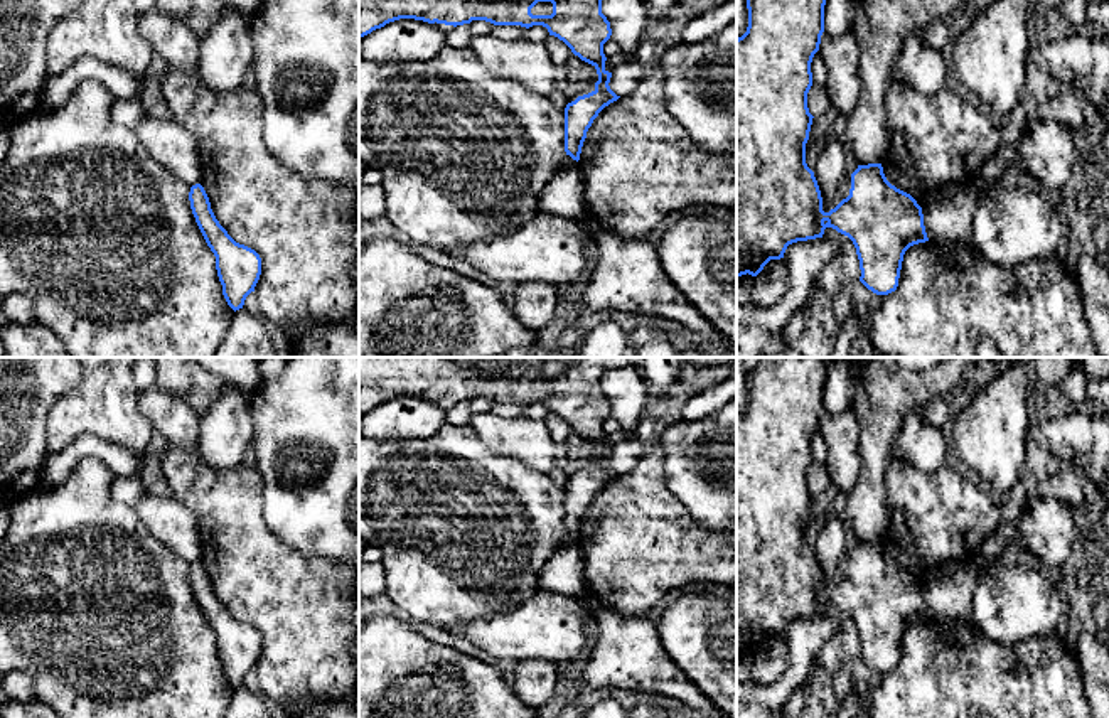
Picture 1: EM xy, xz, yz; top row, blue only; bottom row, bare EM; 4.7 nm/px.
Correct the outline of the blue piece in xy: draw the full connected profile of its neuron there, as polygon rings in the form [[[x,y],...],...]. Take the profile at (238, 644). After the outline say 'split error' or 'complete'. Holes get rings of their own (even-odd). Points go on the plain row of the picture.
[[[201,561],[190,565],[189,578],[196,600],[216,634],[222,672],[236,689],[243,686],[246,674],[254,669],[261,652],[261,635],[254,627],[236,620],[219,602]]] | complete

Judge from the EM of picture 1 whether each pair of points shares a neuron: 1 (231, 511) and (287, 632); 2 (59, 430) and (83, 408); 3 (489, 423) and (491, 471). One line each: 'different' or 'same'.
1: same
2: same
3: different

